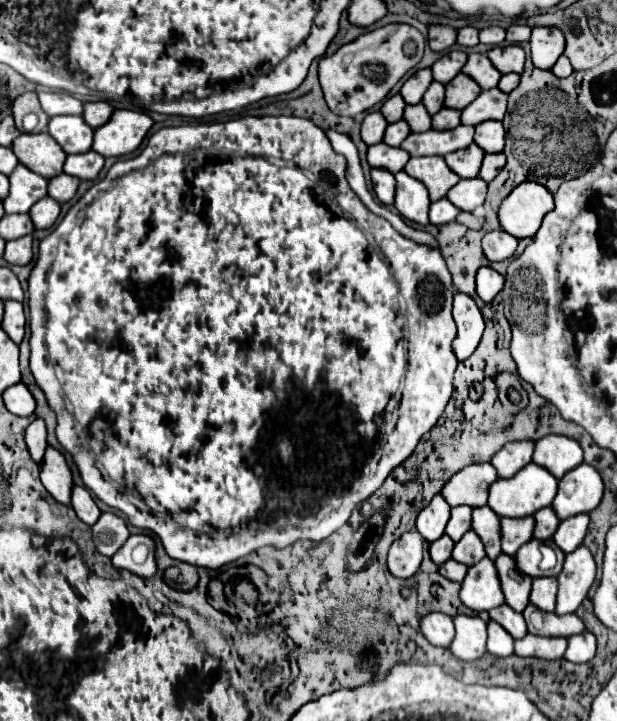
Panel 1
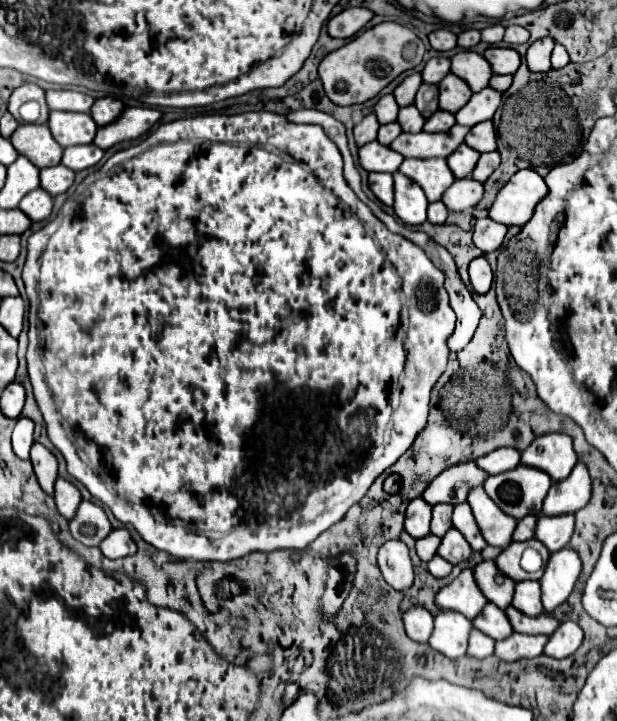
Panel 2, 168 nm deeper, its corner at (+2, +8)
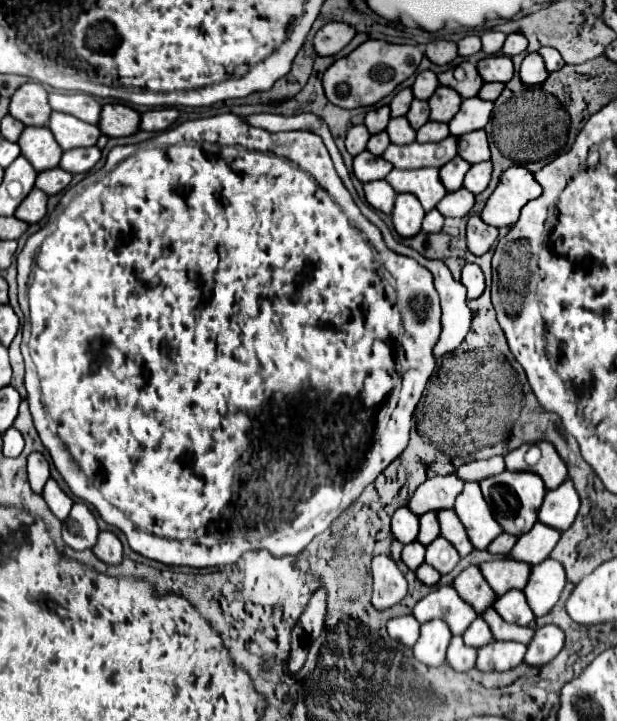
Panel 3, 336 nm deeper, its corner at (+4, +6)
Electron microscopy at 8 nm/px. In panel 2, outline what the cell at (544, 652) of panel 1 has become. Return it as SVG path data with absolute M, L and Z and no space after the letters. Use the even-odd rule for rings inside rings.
M511 634L507 640L497 642L495 656L505 662L515 662L521 658L535 658L543 654L549 636L525 636L525 634Z

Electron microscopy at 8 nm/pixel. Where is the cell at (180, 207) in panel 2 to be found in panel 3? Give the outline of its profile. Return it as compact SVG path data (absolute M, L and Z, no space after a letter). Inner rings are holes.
M219 114L219 116L183 122L183 124L167 129L147 141L114 147L109 152L107 162L101 170L87 174L79 184L71 186L63 194L59 206L56 206L47 222L46 226L40 229L43 230L43 234L36 232L33 236L29 236L25 248L17 256L17 294L24 315L20 349L25 364L24 386L27 388L27 399L29 406L31 406L33 420L35 420L35 430L39 432L43 446L47 446L47 450L53 458L53 464L61 472L69 490L77 498L93 504L97 508L99 516L107 524L117 526L125 534L127 544L133 552L145 556L149 560L167 564L167 566L191 566L191 568L229 566L229 564L235 564L239 560L239 556L247 550L267 550L275 556L299 554L315 536L325 532L331 526L331 522L361 496L361 492L385 470L387 464L391 464L405 450L405 446L409 442L409 430L413 426L413 422L411 422L413 410L415 410L415 406L417 406L417 402L425 390L427 380L435 372L435 358L433 358L431 350L433 350L433 346L441 334L439 296L435 292L431 272L427 268L419 266L413 258L399 256L399 254L391 252L385 246L381 232L359 212L351 194L347 192L343 182L339 182L339 176L337 176L333 162L331 162L331 156L329 156L327 148L323 146L323 140L317 134L307 132L307 130L271 134L267 130L253 128L253 126L245 124L235 114ZM411 314L419 314L419 322L411 322ZM27 340L29 340L31 356L29 356L29 350L23 350L23 344ZM47 414L55 422L55 434L51 434Z

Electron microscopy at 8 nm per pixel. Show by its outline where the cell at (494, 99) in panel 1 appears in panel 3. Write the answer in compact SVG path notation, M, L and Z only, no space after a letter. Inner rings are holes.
M477 96L463 100L461 110L449 122L451 136L461 136L461 134L467 134L467 132L485 128L485 124L491 118L491 110L493 110L493 102L481 100Z

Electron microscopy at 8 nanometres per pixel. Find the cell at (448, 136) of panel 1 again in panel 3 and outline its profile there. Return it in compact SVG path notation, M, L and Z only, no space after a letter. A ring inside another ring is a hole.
M453 136L431 144L419 144L419 142L405 146L391 144L383 152L383 158L391 162L393 168L427 168L427 166L441 168L455 156L457 156L457 138Z

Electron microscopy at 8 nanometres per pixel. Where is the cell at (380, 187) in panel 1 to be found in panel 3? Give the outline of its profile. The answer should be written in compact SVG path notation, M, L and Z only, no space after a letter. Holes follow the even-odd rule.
M375 180L375 182L367 182L365 186L365 198L367 198L367 202L375 208L375 210L379 210L379 212L383 212L383 214L391 214L391 210L393 210L393 202L395 202L395 190L385 182L385 180Z

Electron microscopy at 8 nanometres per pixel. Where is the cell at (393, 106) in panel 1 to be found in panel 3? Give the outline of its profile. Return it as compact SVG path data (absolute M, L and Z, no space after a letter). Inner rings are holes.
M379 106L375 110L369 110L367 116L365 116L365 126L371 134L377 134L377 132L383 132L389 124L391 116L389 116L389 106Z

